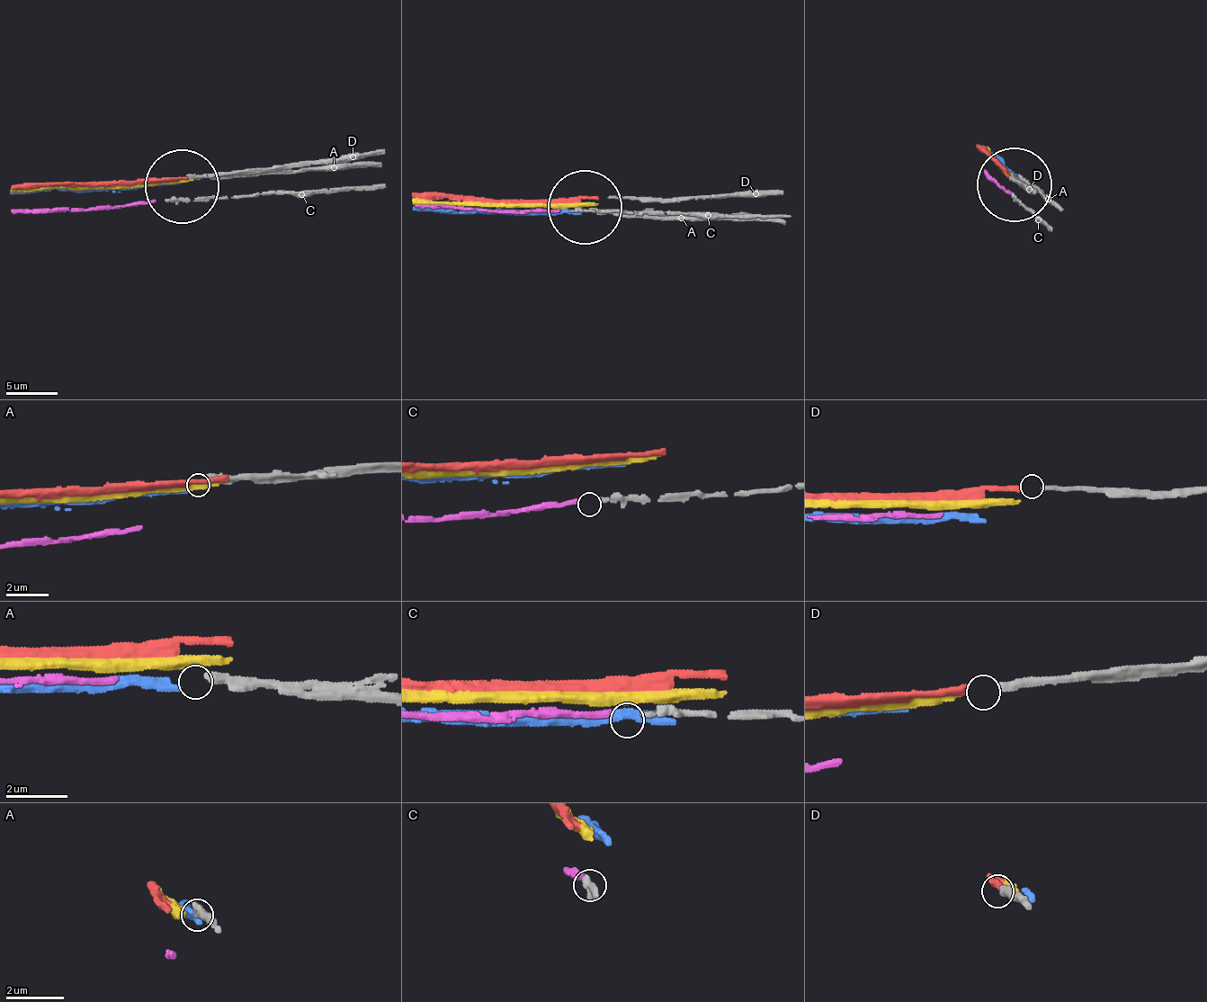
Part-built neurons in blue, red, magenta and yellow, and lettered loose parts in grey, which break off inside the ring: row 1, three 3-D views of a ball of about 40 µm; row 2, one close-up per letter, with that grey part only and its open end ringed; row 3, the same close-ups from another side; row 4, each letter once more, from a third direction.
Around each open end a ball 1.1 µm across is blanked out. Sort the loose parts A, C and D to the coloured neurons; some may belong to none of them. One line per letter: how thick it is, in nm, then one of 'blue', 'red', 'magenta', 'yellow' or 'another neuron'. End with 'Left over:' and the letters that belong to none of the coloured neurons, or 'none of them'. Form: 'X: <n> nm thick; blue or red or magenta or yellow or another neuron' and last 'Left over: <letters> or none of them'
A: 320 nm thick; another neuron
C: 220 nm thick; magenta
D: 220 nm thick; red
Left over: A

